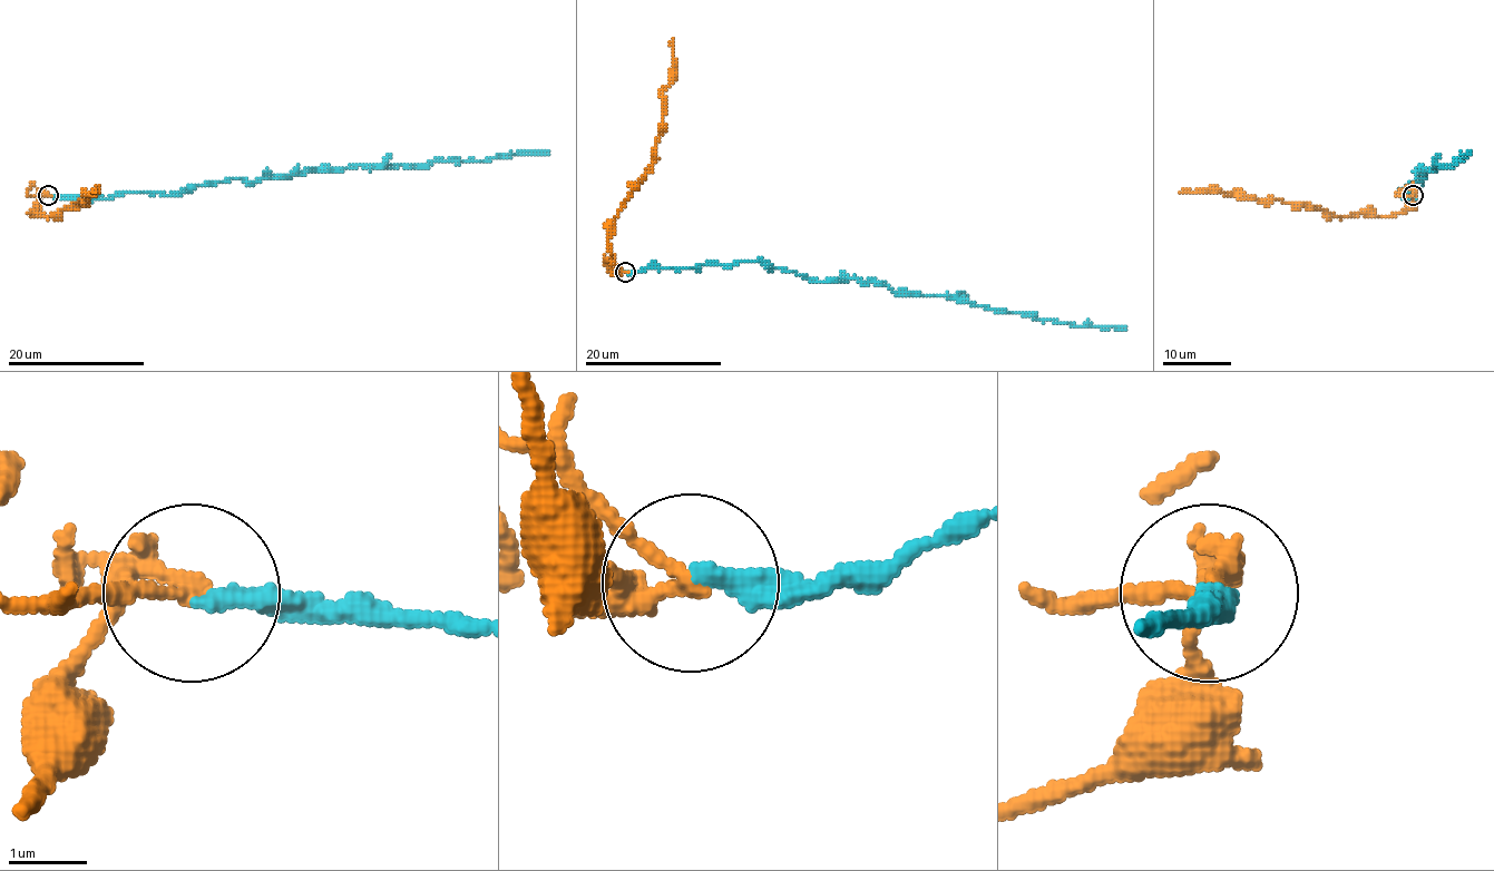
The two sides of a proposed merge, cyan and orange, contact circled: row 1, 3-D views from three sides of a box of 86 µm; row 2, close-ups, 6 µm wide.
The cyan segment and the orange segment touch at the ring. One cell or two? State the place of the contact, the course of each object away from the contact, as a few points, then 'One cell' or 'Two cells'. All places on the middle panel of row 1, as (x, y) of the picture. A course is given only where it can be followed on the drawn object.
Place: (625, 272). Course of cyan: (625, 272), (762, 262), (821, 283), (875, 281), (1078, 328), (1126, 328). Course of orange: (625, 272), (615, 271), (608, 250), (609, 223), (653, 163), (663, 119), (662, 93), (672, 78), (673, 39). Two cells

